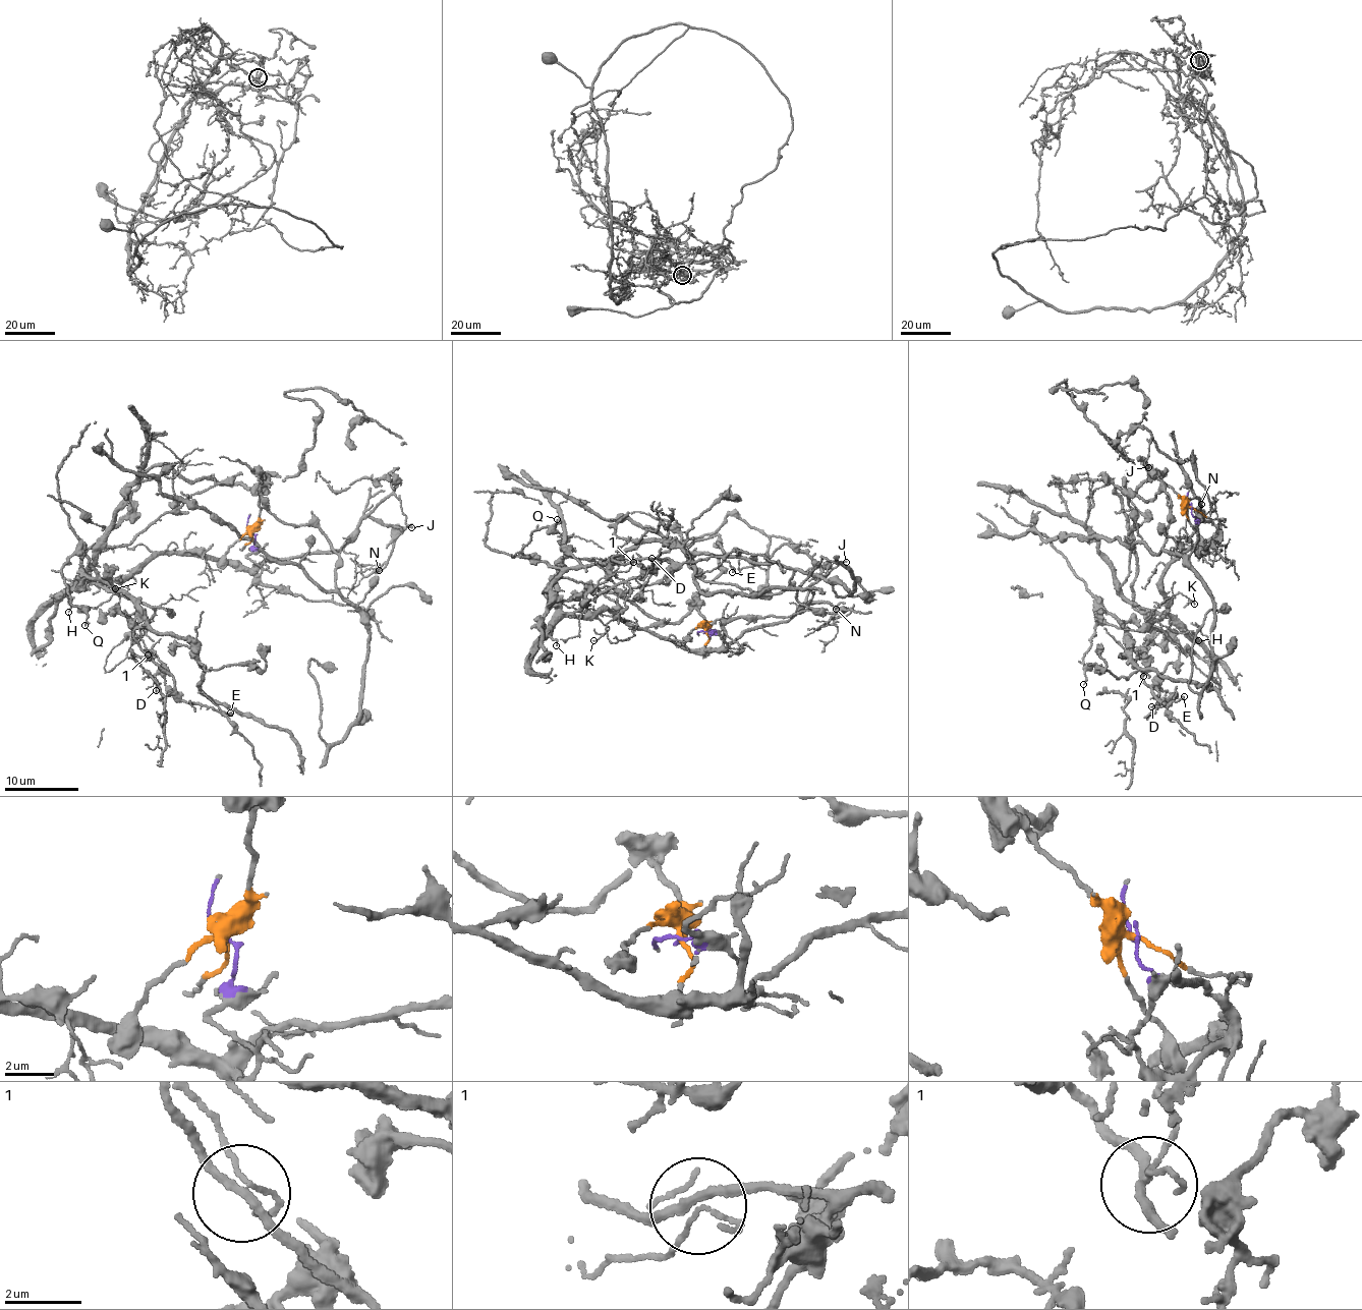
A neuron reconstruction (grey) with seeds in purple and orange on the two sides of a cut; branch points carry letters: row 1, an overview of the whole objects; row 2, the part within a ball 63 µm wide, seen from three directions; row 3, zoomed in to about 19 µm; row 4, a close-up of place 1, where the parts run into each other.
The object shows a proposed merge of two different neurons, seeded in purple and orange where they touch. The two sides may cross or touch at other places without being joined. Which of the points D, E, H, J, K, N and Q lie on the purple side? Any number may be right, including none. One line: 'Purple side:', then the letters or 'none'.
Purple side: H, J, K, N

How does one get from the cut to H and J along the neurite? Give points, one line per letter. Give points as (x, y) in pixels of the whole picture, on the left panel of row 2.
H: (250, 532), (254, 579), (184, 554), (150, 556), (126, 576), (73, 588), (68, 612)
J: (250, 532), (254, 539), (246, 556), (259, 566), (254, 579), (264, 561), (335, 552), (391, 495), (411, 528)

